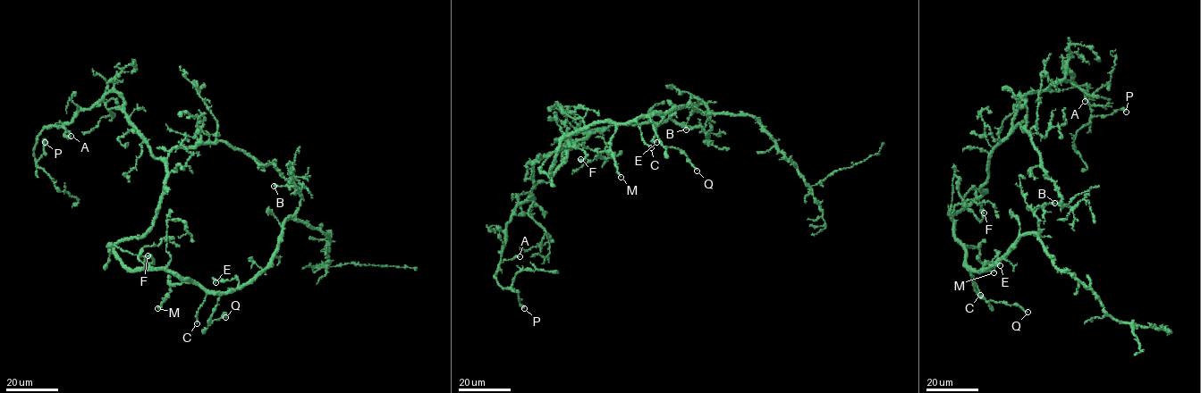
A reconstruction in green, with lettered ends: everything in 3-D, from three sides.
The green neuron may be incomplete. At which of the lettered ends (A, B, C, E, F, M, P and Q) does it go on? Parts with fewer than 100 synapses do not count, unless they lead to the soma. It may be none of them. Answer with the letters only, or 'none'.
C

